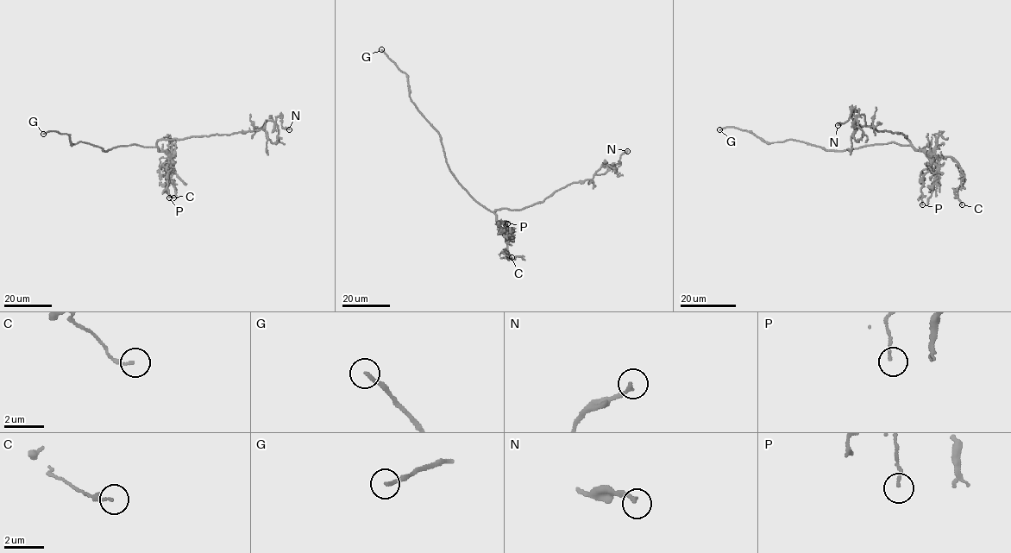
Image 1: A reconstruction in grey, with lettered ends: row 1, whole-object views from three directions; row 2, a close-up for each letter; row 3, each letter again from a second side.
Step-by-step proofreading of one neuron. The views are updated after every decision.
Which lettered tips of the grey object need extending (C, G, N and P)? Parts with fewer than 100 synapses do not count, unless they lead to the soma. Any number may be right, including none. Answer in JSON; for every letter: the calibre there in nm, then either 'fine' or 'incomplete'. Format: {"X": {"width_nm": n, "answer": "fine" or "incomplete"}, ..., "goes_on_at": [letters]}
{"C": {"width_nm": 150, "answer": "fine"}, "G": {"width_nm": 170, "answer": "incomplete"}, "N": {"width_nm": 220, "answer": "fine"}, "P": {"width_nm": 130, "answer": "fine"}, "goes_on_at": ["G"]}

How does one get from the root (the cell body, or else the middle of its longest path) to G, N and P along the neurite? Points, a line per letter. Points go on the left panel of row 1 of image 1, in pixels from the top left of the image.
G: (141, 146), (121, 145), (105, 152), (84, 141), (72, 145), (66, 134), (55, 131), (43, 134)
N: (141, 146), (154, 147), (161, 140), (253, 131), (267, 120), (275, 122), (279, 116), (282, 128), (289, 129)
P: (141, 146), (156, 147), (168, 156), (169, 197)

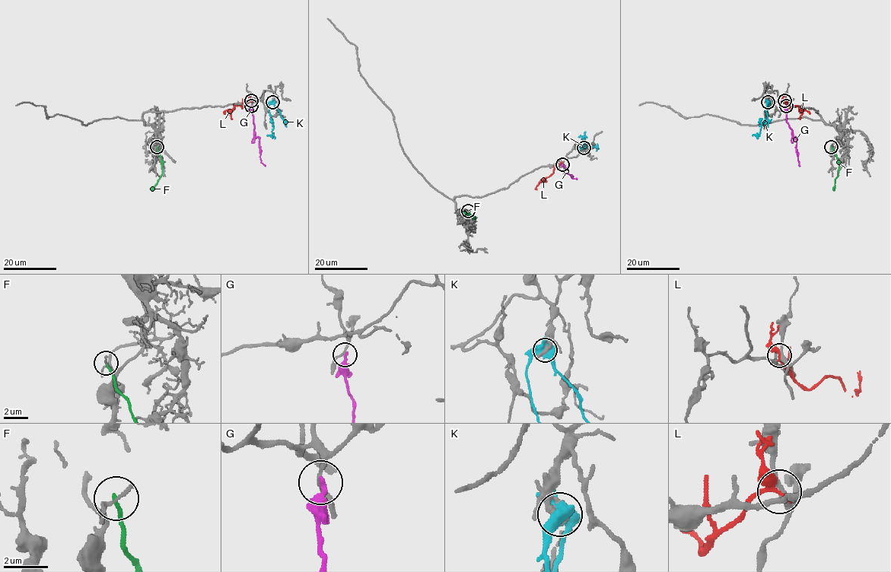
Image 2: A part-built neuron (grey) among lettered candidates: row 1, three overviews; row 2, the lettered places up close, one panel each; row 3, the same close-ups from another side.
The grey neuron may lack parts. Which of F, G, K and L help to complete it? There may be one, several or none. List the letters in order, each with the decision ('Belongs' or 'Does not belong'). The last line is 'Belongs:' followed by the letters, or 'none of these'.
F: Does not belong
G: Does not belong
K: Does not belong
L: Does not belong
Belongs: none of these

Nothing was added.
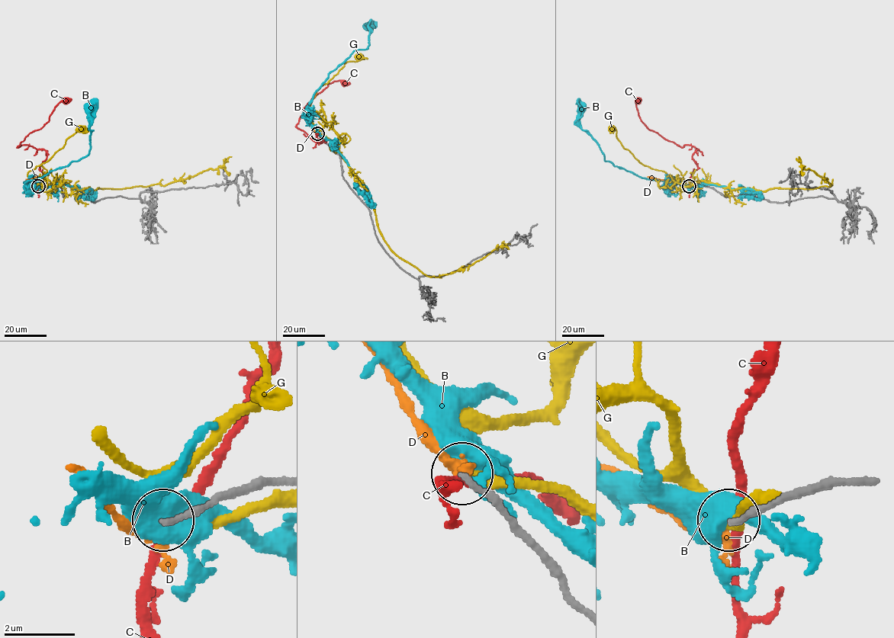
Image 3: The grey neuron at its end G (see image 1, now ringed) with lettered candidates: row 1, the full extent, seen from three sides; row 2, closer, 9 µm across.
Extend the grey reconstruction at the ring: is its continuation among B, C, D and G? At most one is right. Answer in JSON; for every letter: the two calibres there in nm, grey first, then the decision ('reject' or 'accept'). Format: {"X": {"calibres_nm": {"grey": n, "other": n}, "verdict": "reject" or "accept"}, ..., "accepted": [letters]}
{"B": {"calibres_nm": {"grey": 280, "other": 500}, "verdict": "reject"}, "C": {"calibres_nm": {"grey": 240, "other": 260}, "verdict": "reject"}, "D": {"calibres_nm": {"grey": 200, "other": 280}, "verdict": "accept"}, "G": {"calibres_nm": {"grey": 240, "other": 400}, "verdict": "reject"}, "accepted": ["D"]}

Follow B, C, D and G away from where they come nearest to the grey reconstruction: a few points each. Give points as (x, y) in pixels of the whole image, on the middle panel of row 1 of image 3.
B: (319, 135), (303, 111), (328, 75), (355, 51), (368, 47), (368, 25)
C: (318, 134), (323, 136), (318, 142), (326, 139), (315, 142), (296, 126), (304, 107), (328, 84), (344, 82)
D: (317, 133), (304, 114), (316, 92)
G: (317, 133), (307, 114), (315, 92), (344, 64), (356, 61), (358, 57)

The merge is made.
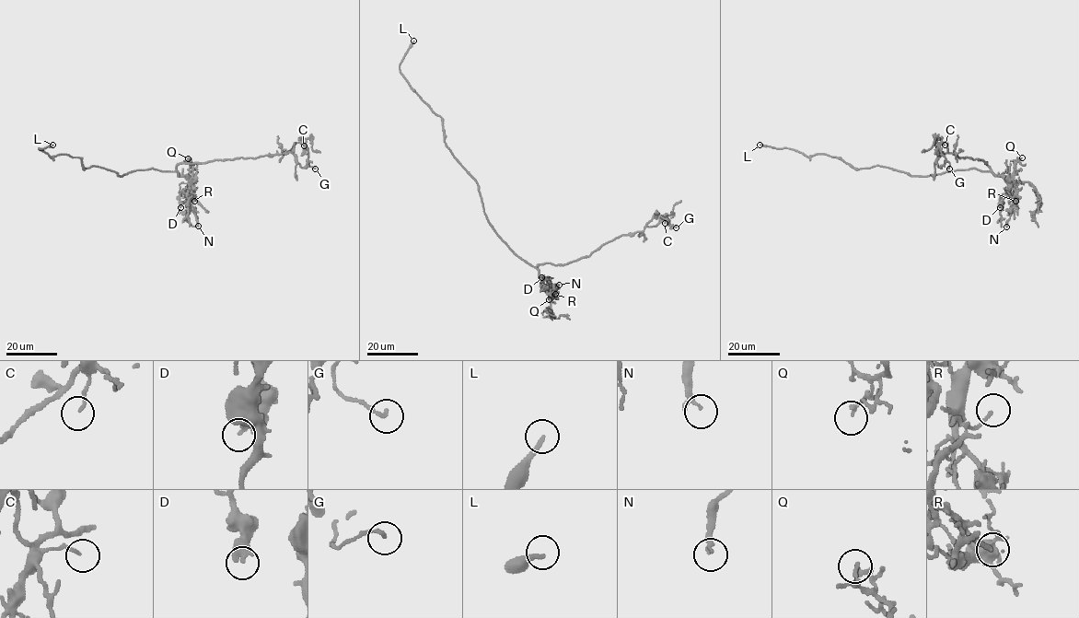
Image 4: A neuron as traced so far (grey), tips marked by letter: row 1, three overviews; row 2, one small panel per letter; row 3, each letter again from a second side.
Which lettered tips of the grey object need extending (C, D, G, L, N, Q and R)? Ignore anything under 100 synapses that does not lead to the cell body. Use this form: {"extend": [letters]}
{"extend": ["L"]}

